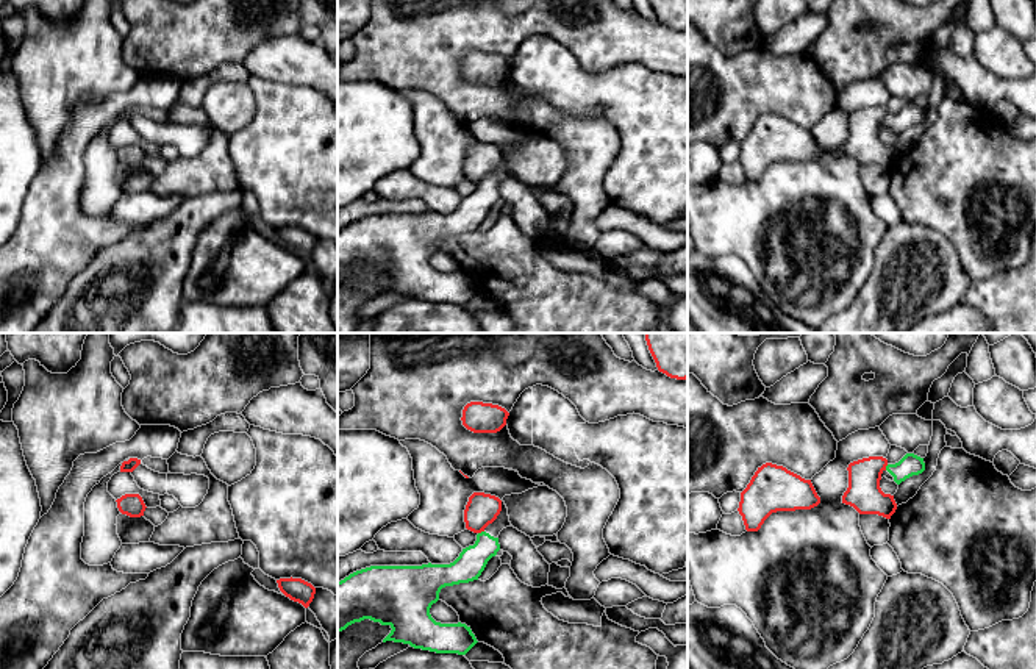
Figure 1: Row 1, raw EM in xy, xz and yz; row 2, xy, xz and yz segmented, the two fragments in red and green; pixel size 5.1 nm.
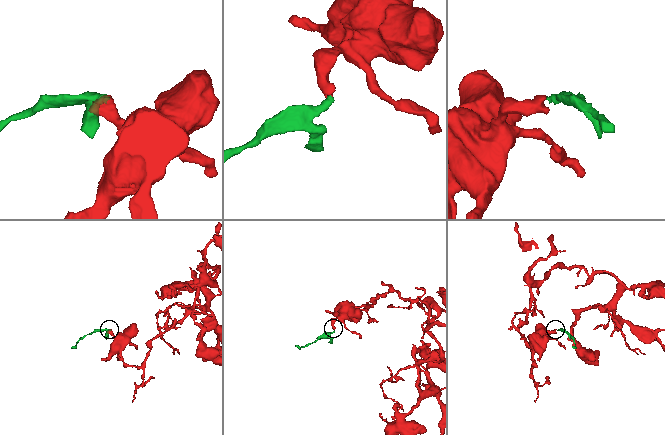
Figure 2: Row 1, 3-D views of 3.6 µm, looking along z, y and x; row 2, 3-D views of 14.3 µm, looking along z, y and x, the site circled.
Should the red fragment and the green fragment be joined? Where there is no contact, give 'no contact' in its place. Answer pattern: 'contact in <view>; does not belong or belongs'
contact in xz; does not belong

